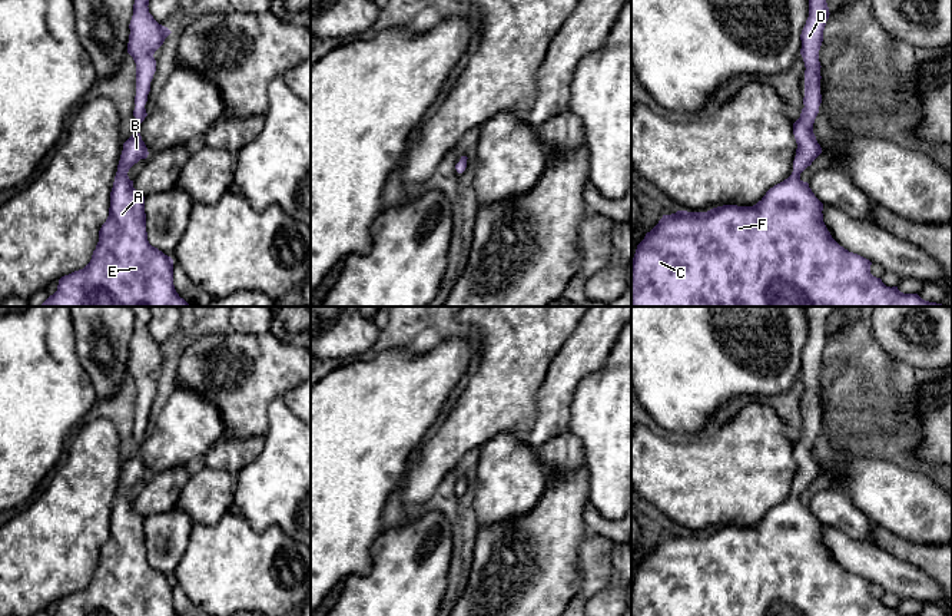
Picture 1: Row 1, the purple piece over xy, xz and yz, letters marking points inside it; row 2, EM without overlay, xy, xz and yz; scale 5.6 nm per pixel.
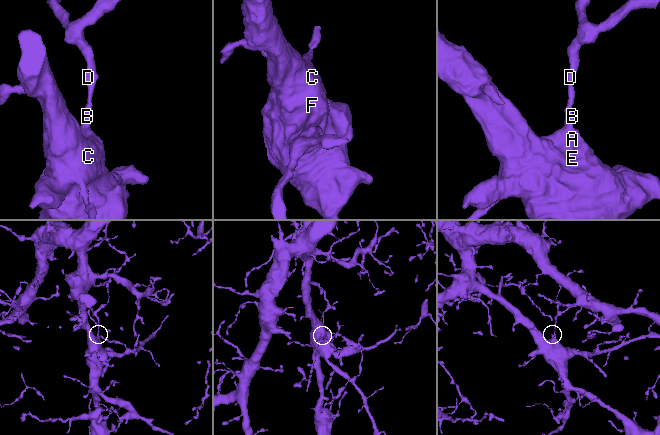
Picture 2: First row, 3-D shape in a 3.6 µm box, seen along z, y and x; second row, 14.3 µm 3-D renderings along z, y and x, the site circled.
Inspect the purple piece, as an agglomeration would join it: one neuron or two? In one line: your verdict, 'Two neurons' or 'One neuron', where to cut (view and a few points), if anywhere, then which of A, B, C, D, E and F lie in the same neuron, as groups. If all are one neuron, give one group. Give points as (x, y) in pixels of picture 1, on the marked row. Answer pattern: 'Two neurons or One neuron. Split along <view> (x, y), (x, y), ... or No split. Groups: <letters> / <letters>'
One neuron. No split. Groups: A B C D E F

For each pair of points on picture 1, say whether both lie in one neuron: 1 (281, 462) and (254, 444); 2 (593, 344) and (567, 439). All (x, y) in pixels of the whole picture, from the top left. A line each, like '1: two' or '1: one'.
1: two
2: two

